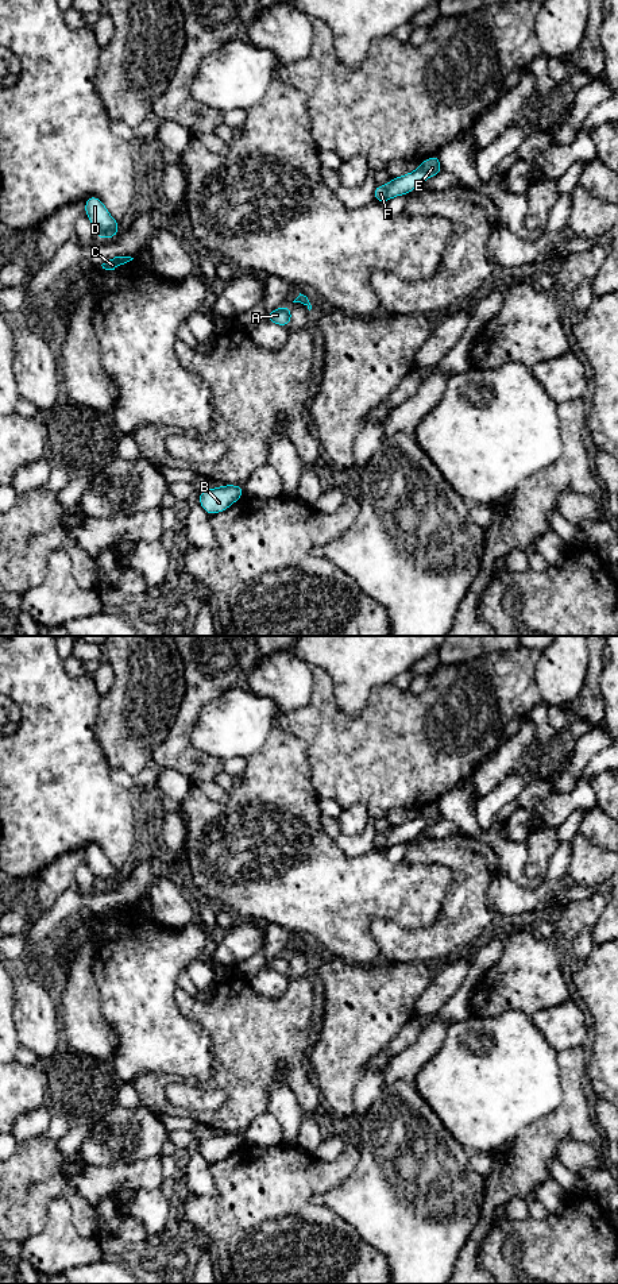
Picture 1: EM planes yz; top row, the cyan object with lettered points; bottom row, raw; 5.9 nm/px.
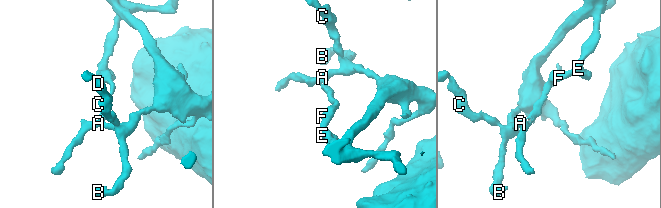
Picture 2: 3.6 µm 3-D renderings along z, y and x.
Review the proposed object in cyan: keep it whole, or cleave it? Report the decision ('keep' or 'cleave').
cleave

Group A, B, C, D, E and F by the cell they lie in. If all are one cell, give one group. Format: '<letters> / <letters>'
A B C D / E F

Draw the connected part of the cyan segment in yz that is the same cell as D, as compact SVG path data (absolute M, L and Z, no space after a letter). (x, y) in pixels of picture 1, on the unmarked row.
M90 844L85 848L84 861L89 865L99 887L111 887L120 880L119 870L111 864L99 845Z

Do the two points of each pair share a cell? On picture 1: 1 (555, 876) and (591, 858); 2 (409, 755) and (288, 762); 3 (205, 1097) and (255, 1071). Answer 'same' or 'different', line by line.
1: different
2: different
3: different

